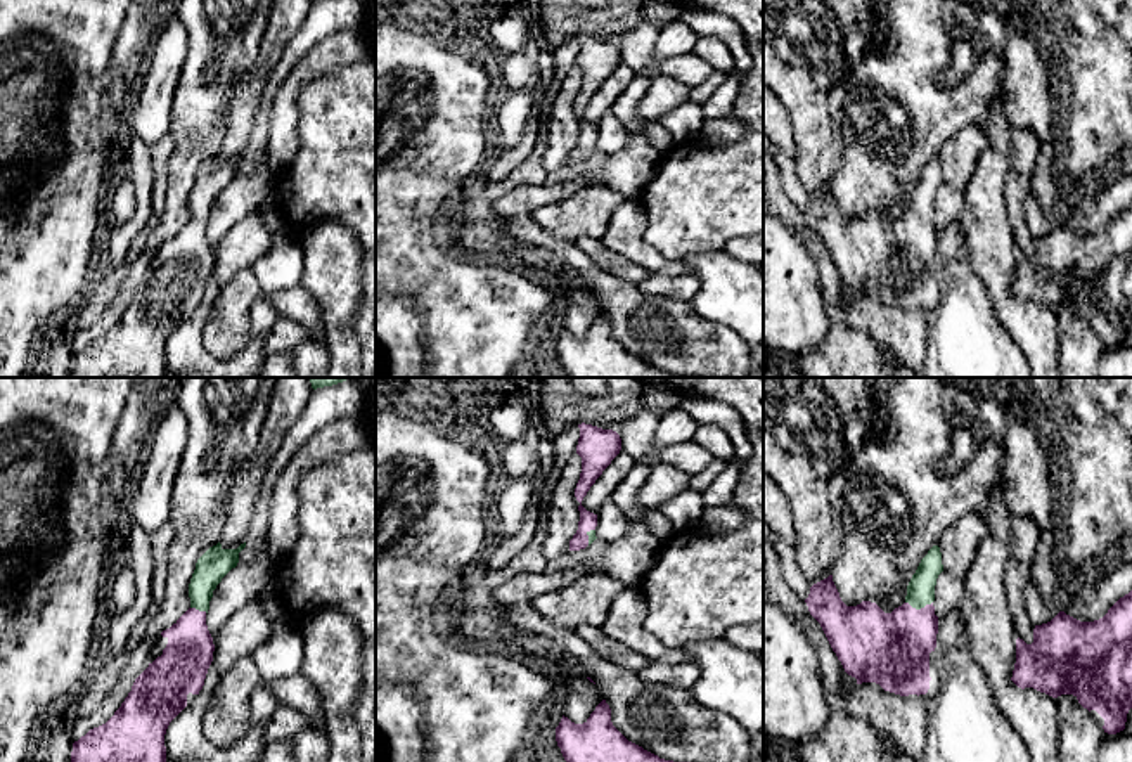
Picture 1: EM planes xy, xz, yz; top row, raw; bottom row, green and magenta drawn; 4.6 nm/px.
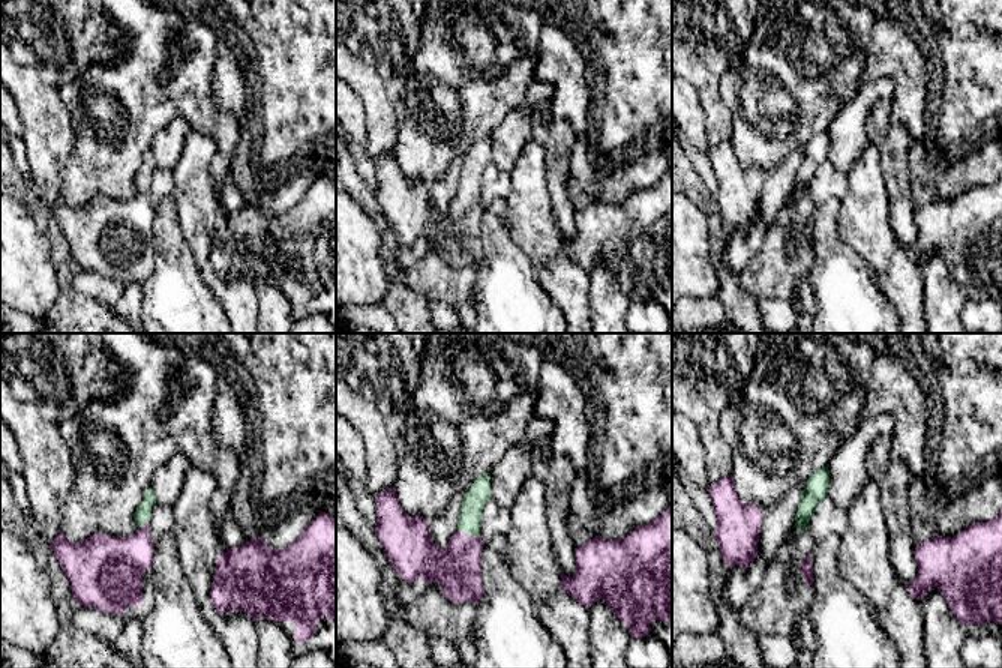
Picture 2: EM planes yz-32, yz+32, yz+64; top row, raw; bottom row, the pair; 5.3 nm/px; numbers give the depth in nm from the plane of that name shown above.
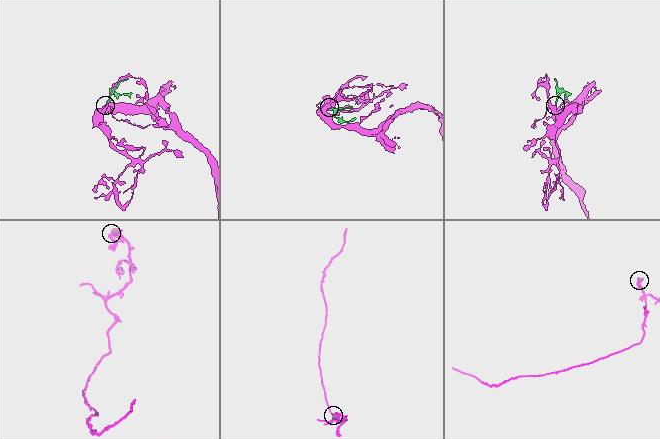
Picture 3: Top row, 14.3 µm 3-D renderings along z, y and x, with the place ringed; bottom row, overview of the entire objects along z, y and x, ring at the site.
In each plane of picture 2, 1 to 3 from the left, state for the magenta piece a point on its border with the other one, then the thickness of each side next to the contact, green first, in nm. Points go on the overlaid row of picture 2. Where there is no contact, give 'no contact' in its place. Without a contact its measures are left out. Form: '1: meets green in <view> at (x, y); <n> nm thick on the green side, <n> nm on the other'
1: meets green in yz-32 at (141, 526); 90 nm thick on the green side, 300 nm on the other
2: meets green in yz+32 at (468, 535); 130 nm thick on the green side, 260 nm on the other
3: no contact

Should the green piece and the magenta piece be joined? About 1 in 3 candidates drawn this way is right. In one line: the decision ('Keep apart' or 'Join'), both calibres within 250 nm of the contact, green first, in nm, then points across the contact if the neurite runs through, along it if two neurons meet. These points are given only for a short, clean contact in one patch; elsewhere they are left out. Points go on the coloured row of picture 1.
Join. Thickness 130 nm (green) against 340 nm. Path across: yz (921, 587), (919, 608), (914, 626), (892, 650)

